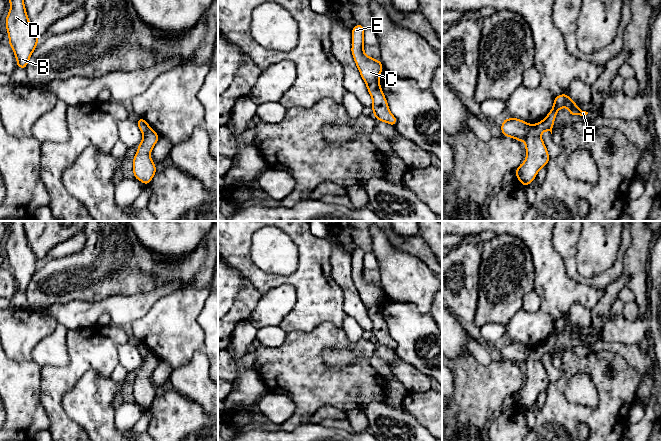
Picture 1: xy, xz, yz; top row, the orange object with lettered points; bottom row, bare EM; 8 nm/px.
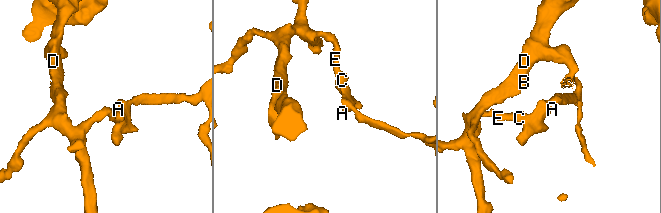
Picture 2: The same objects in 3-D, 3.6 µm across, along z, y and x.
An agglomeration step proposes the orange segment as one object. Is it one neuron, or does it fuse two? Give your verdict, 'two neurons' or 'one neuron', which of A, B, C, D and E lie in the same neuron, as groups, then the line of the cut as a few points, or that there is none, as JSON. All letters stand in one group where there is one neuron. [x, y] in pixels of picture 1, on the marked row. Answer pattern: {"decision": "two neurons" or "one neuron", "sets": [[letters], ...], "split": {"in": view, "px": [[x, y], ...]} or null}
{"decision": "two neurons", "sets": [["A"], ["B", "C", "D", "E"]], "split": {"in": "yz", "px": [[531, 125], [527, 135], [522, 140]]}}

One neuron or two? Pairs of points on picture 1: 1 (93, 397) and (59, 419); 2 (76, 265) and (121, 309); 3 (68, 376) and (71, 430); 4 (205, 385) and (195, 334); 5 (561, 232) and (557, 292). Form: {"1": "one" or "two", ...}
{"1": "two", "2": "two", "3": "one", "4": "two", "5": "two"}

